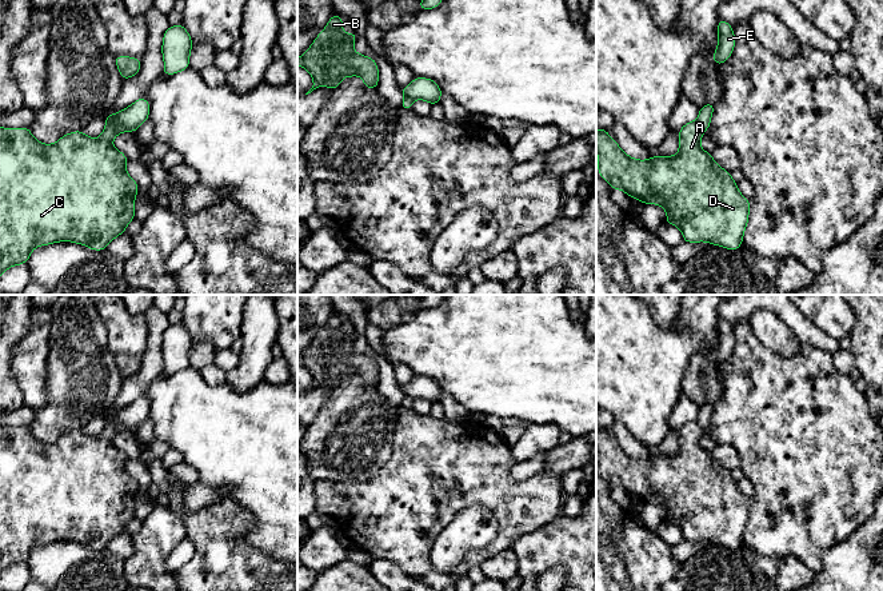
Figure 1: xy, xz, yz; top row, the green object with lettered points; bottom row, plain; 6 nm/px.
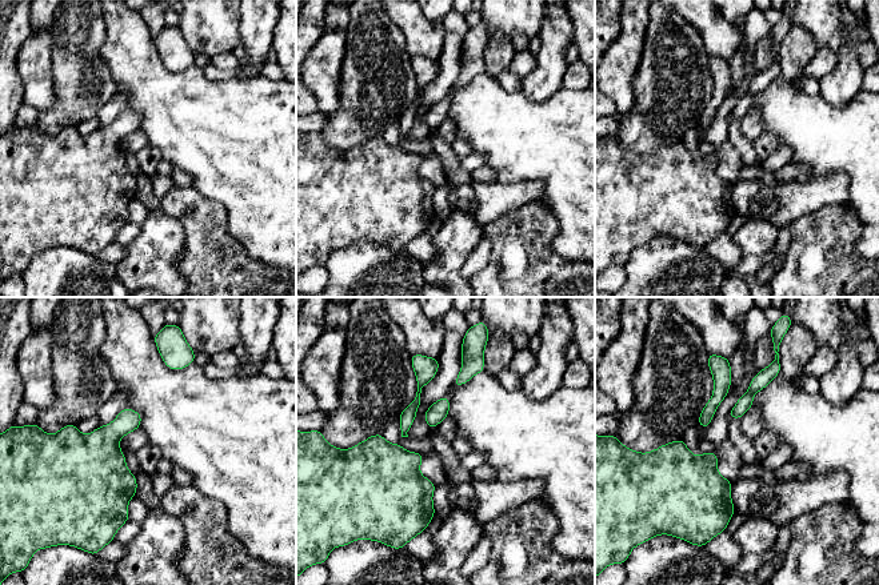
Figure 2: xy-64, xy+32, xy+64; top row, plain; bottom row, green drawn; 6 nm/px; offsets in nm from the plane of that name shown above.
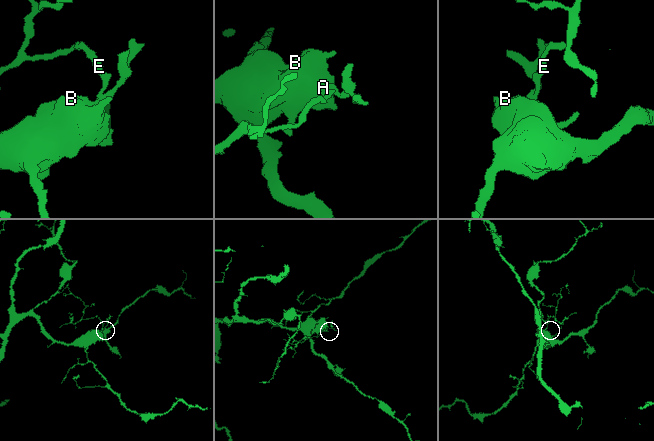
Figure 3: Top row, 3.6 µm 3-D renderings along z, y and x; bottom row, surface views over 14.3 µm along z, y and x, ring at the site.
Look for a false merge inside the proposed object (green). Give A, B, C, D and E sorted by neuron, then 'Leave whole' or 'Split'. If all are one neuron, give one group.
Groups: A B C D / E. Split

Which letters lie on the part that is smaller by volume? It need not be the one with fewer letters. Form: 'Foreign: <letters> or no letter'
Foreign: E

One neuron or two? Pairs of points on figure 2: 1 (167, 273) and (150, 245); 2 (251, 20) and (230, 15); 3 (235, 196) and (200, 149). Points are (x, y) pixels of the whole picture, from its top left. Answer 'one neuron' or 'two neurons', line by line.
1: one neuron
2: two neurons
3: one neuron

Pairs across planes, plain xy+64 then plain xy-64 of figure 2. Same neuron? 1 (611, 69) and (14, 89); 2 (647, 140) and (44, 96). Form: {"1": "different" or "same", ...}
{"1": "different", "2": "different"}

